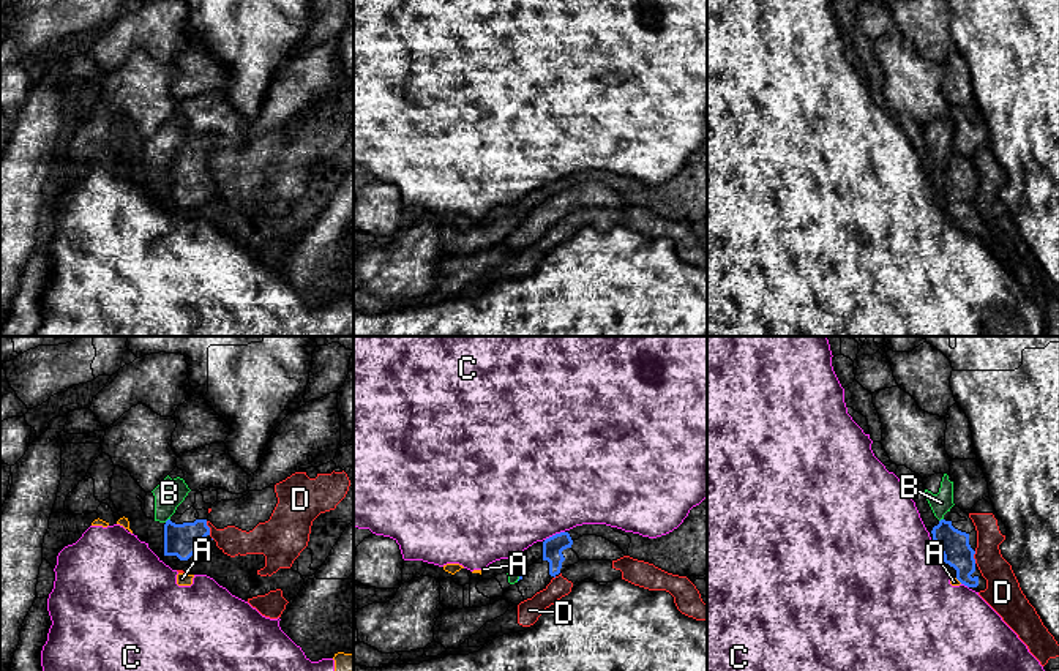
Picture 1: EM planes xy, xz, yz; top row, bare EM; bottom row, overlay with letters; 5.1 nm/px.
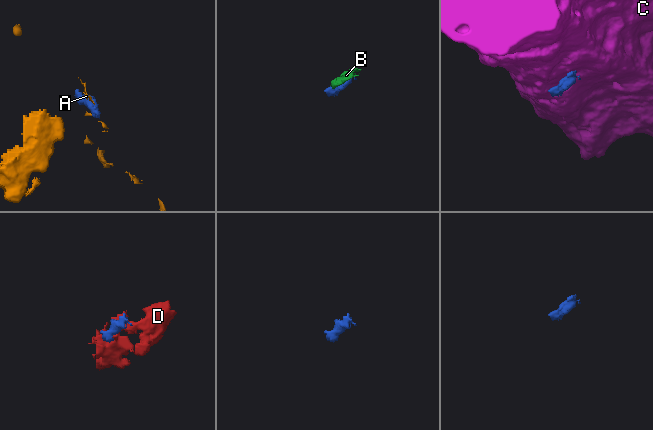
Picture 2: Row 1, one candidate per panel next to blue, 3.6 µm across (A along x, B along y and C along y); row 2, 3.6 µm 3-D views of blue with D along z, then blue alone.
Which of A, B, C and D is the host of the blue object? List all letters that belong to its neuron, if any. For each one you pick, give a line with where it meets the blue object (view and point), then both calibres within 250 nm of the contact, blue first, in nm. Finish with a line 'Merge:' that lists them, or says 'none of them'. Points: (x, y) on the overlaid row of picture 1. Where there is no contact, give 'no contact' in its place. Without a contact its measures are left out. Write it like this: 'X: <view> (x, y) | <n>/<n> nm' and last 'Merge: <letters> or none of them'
Merge: none of them

